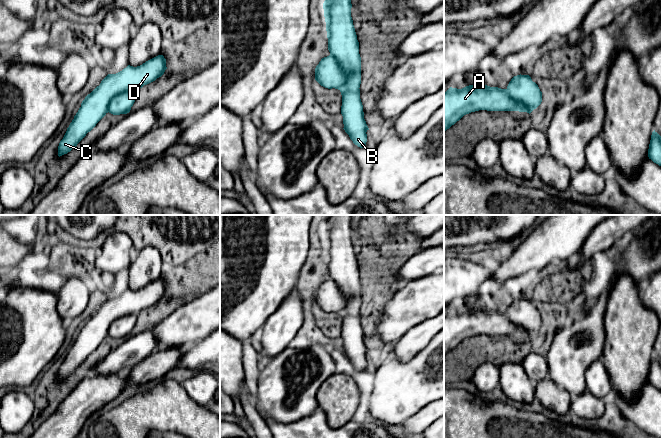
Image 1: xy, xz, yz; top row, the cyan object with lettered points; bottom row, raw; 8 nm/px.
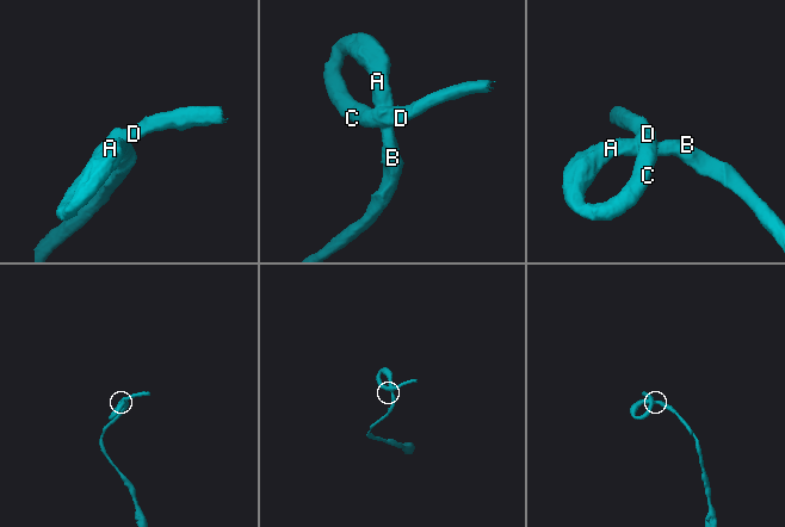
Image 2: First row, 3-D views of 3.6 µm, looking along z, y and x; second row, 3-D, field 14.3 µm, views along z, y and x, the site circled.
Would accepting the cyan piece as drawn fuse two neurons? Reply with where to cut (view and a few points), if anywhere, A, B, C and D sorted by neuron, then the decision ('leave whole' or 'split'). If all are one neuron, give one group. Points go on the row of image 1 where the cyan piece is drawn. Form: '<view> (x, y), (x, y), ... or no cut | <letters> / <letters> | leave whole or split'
no cut | A B C D | leave whole

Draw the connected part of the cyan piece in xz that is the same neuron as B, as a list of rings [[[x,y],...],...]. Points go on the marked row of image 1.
[[[325,0],[323,3],[328,50],[330,55],[321,59],[315,68],[315,80],[328,89],[338,89],[342,95],[341,114],[344,130],[355,145],[364,148],[369,130],[364,119],[363,105],[360,99],[361,57],[359,42],[351,17],[351,0]]]

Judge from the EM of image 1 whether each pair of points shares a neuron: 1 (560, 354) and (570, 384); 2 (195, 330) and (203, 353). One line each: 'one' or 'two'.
1: one
2: two

